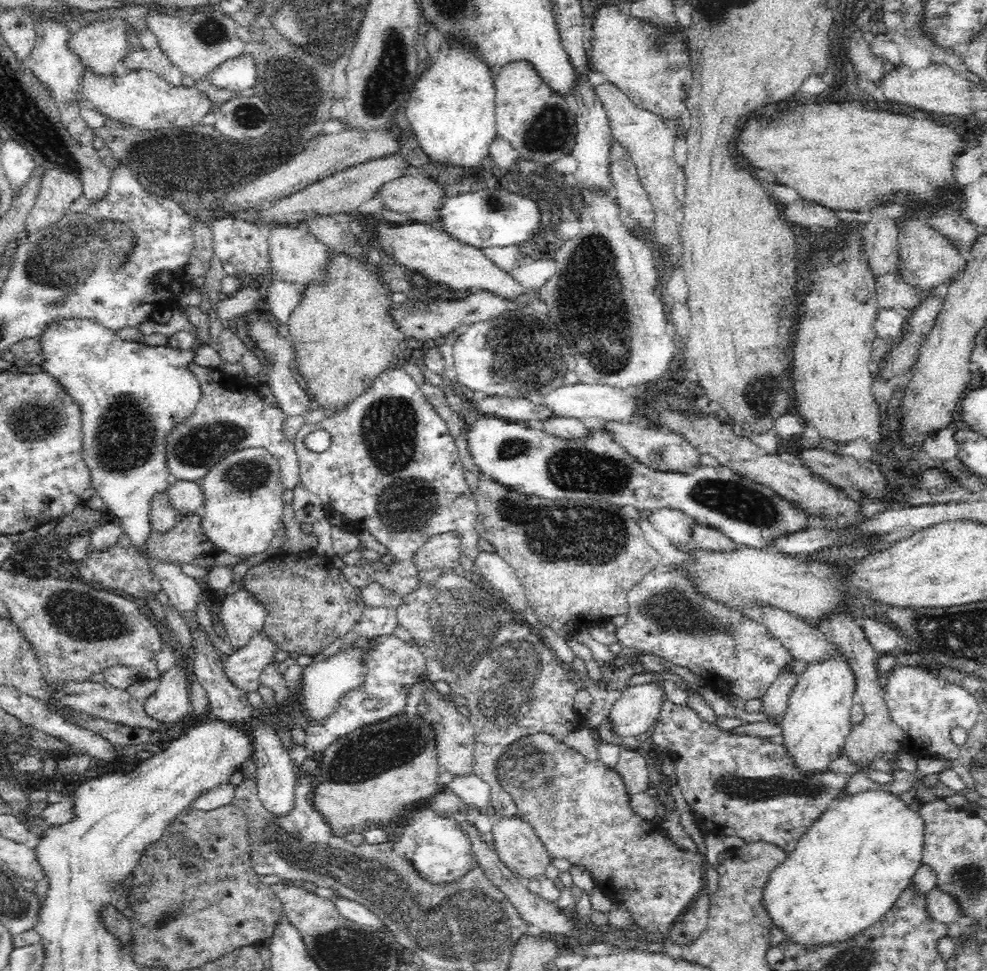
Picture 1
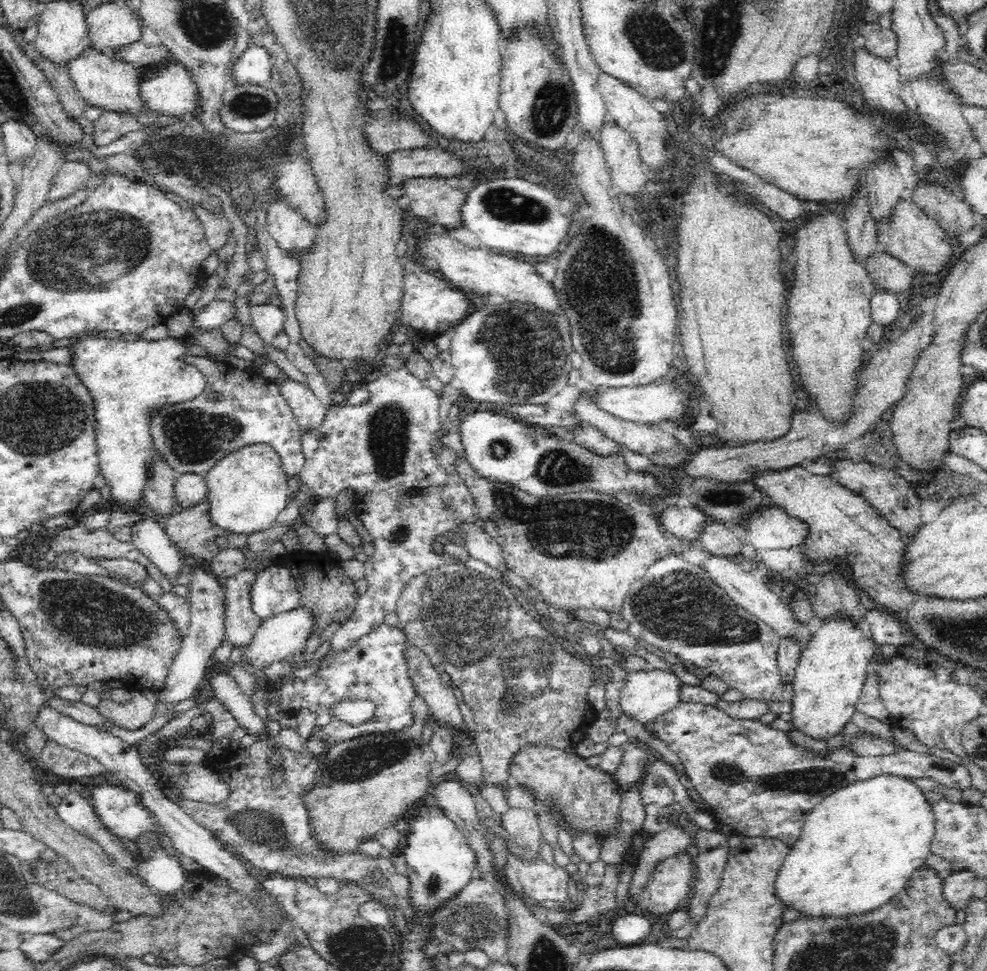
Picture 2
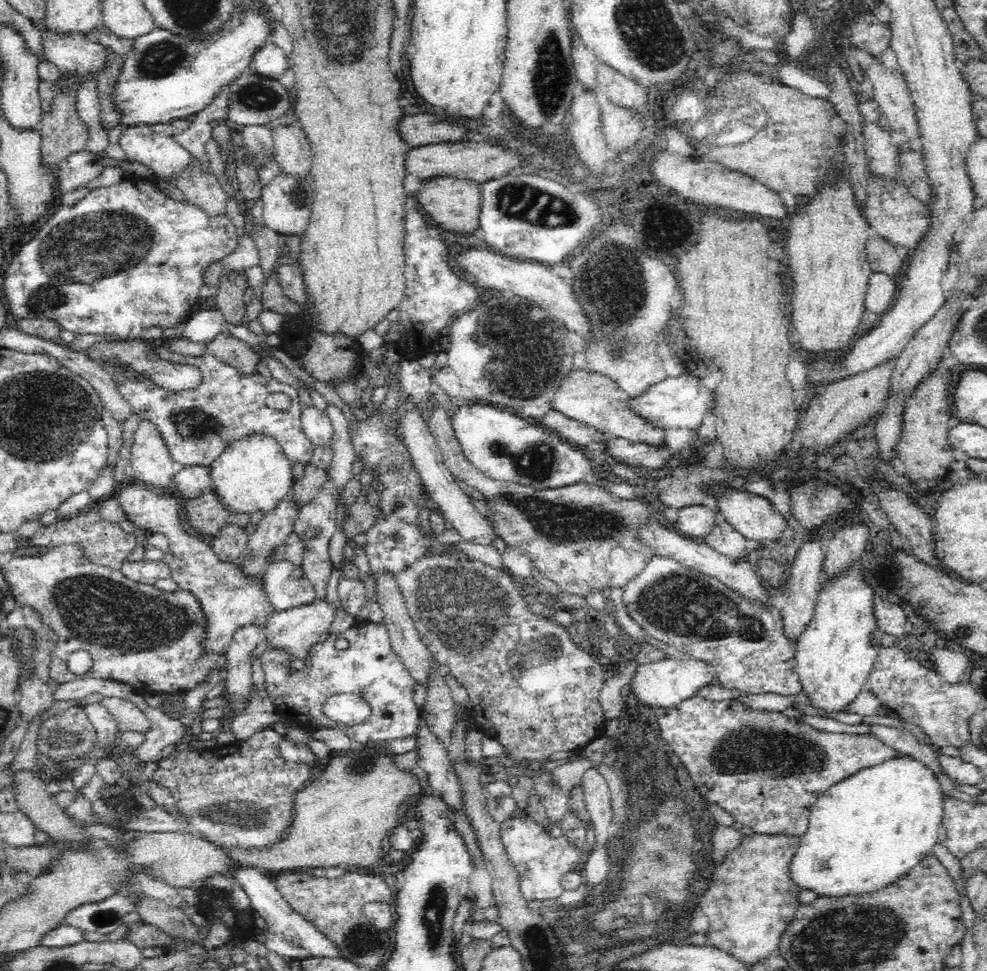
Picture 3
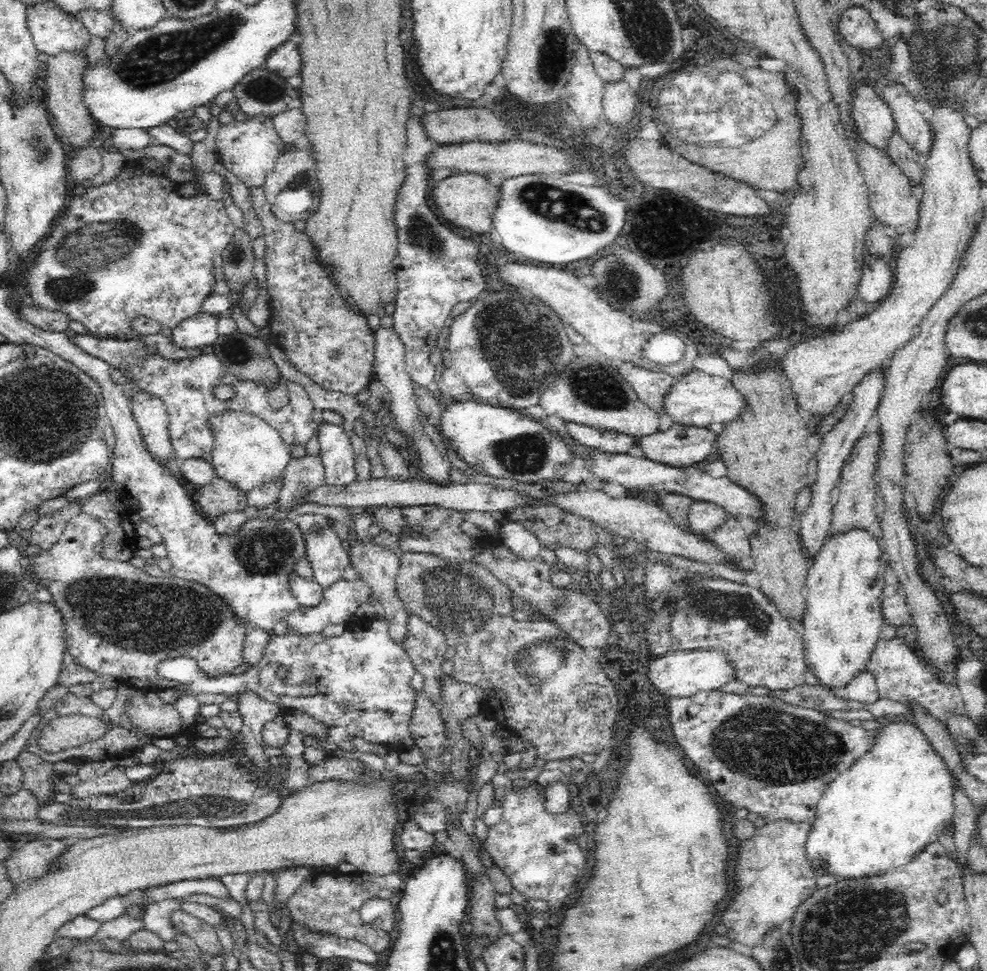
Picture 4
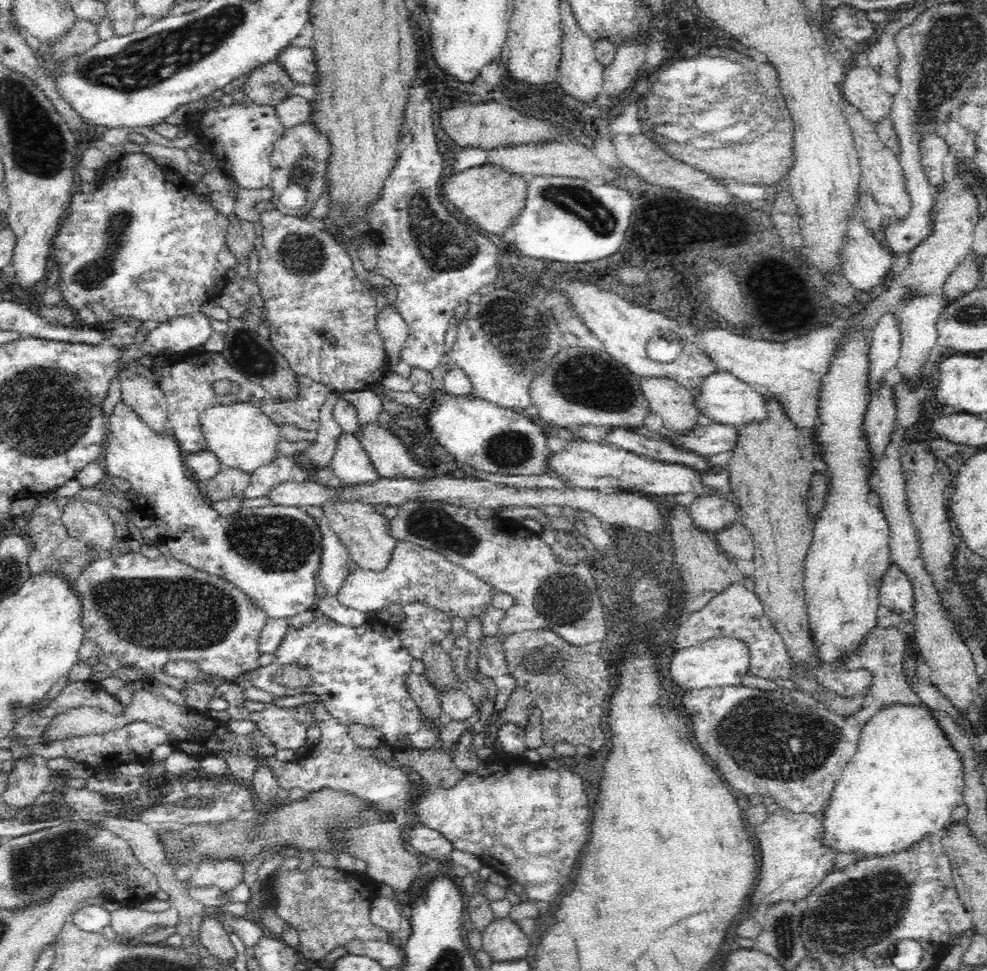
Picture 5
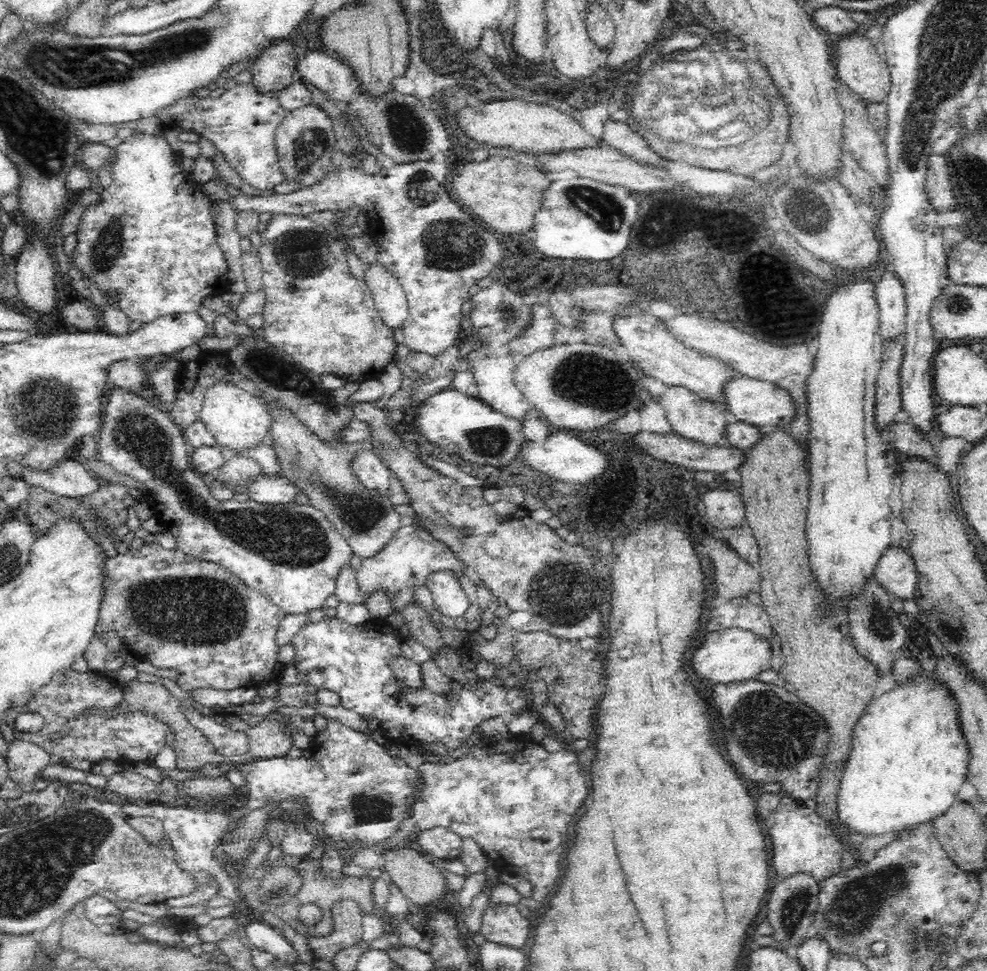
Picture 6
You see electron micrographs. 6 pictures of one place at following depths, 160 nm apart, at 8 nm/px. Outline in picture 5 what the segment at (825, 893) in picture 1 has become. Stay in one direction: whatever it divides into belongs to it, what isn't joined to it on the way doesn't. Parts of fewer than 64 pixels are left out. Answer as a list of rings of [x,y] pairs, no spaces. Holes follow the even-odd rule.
[[[925,703],[922,704],[887,704],[887,706],[880,707],[880,710],[870,717],[870,720],[863,724],[860,730],[860,738],[858,746],[855,748],[855,753],[851,756],[849,763],[844,768],[841,778],[836,782],[832,792],[830,803],[826,806],[822,822],[825,827],[825,841],[826,845],[836,847],[839,853],[857,854],[859,858],[868,858],[870,856],[885,855],[890,852],[898,852],[904,848],[922,840],[928,834],[938,834],[940,829],[943,829],[949,824],[951,814],[954,808],[963,804],[963,790],[965,783],[965,764],[963,758],[960,757],[960,751],[954,747],[953,742],[947,738],[945,730],[941,726],[941,722],[937,720],[935,711]]]

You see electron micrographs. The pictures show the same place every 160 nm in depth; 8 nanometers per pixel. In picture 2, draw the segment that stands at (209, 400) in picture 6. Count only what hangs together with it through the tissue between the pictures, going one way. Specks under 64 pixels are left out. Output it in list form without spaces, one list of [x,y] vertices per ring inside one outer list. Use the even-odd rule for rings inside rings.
[[[251,444],[227,454],[205,475],[212,521],[226,530],[246,536],[270,528],[287,504],[288,478],[282,468],[282,459],[272,445]]]

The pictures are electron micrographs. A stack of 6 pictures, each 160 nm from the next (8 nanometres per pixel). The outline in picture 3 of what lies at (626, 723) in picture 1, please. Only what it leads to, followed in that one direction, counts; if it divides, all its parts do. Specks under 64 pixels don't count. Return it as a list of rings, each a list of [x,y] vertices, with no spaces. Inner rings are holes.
[[[668,656],[656,662],[641,664],[629,683],[638,703],[650,708],[668,708],[696,695],[704,686],[711,685],[718,672],[706,659],[684,657],[684,660]]]

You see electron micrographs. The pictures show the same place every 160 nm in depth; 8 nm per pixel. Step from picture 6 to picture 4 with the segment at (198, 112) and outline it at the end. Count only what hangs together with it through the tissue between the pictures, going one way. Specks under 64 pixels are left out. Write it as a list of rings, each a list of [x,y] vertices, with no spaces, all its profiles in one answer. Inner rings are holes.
[[[266,114],[252,115],[248,120],[234,119],[228,124],[219,124],[215,140],[218,159],[248,188],[263,188],[284,146],[282,137],[276,133],[273,117]]]

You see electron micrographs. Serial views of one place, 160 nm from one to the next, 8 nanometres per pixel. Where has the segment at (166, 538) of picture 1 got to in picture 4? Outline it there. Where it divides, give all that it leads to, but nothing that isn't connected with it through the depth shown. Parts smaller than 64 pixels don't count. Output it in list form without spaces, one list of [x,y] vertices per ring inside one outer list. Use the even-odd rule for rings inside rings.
[[[214,477],[198,491],[196,503],[202,514],[210,520],[229,510],[244,510],[247,505],[247,494],[240,487],[236,487],[236,483],[222,477]]]

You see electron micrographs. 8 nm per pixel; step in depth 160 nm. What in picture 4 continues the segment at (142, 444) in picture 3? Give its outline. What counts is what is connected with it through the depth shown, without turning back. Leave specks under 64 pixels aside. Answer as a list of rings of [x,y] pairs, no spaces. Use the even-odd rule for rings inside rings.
[[[138,389],[134,396],[129,398],[129,405],[142,431],[142,437],[148,449],[154,453],[154,457],[172,460],[174,454],[168,430],[166,403],[160,397],[144,389]]]

